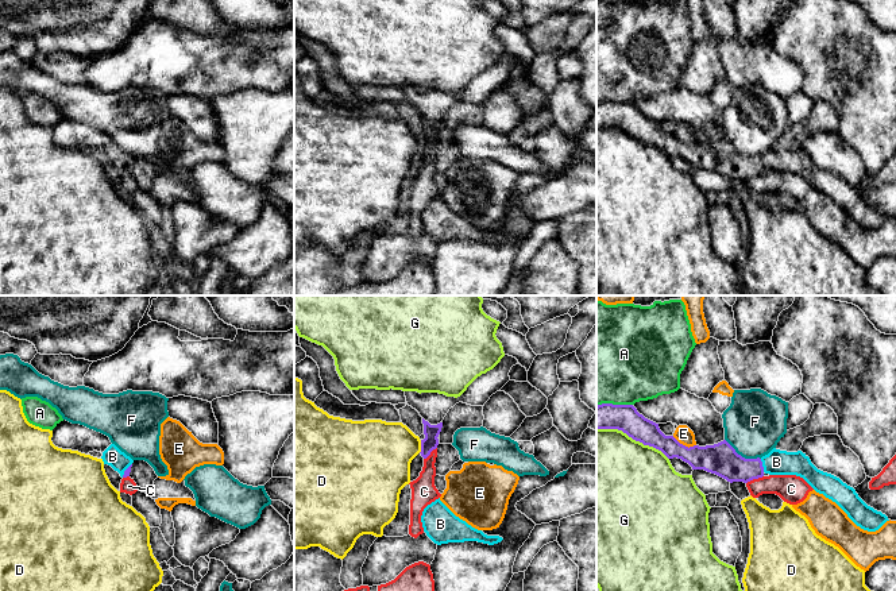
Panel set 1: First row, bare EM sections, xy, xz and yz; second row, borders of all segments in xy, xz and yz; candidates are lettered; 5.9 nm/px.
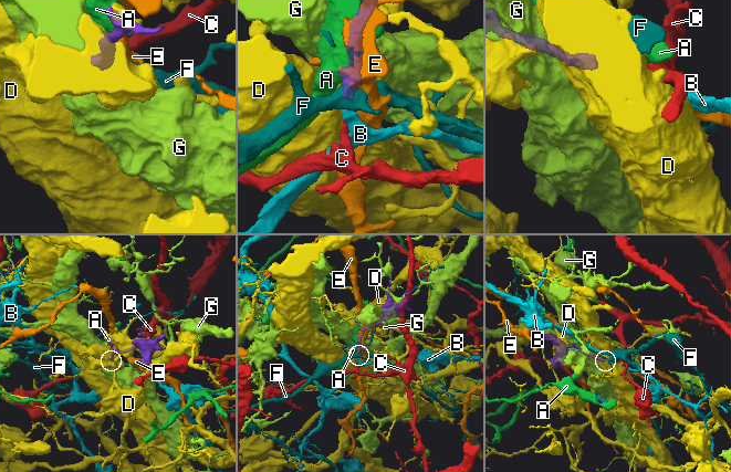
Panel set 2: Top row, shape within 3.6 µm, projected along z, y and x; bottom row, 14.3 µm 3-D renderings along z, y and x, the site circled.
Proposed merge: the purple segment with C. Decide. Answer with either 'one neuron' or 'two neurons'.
two neurons

